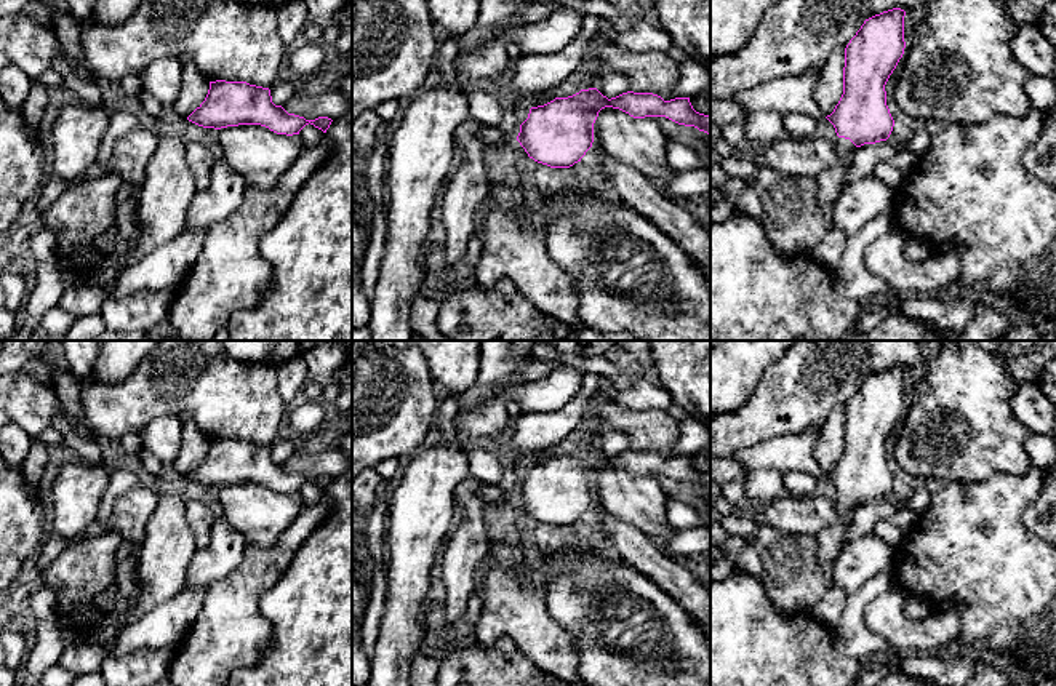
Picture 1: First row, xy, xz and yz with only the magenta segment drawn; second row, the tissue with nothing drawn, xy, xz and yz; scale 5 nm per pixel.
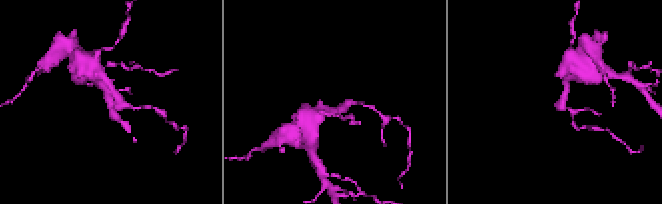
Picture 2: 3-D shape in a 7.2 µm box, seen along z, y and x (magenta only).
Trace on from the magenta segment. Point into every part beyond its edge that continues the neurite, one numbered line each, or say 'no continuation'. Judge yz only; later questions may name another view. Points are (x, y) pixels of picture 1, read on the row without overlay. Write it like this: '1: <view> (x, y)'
1: yz (829, 541)

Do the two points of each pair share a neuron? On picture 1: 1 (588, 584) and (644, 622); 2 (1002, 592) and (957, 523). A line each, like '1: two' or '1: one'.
1: one
2: one

